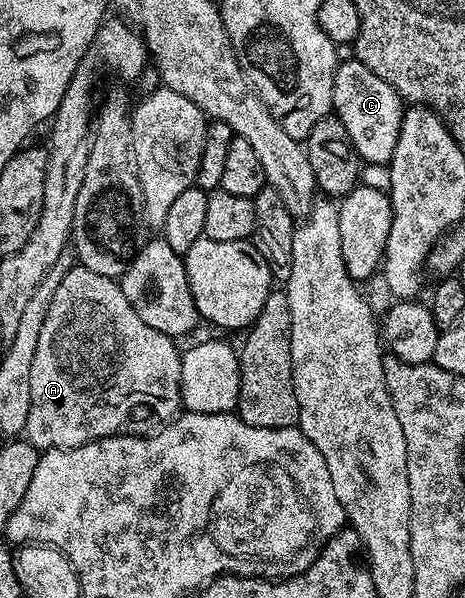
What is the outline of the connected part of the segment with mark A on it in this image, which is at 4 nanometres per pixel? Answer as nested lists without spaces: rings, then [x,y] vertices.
[[[79,265],[72,266],[62,277],[58,289],[54,293],[54,301],[50,301],[50,309],[46,313],[46,322],[42,325],[42,334],[38,337],[38,350],[34,353],[34,366],[30,368],[30,411],[26,418],[26,425],[23,434],[27,442],[36,446],[36,450],[43,453],[55,447],[77,447],[93,443],[95,439],[105,439],[107,435],[115,435],[123,432],[128,423],[128,414],[135,407],[140,407],[143,403],[148,403],[153,399],[156,402],[156,415],[160,421],[168,421],[181,414],[182,404],[180,402],[180,382],[182,381],[182,365],[180,357],[181,348],[176,348],[177,340],[171,335],[158,333],[158,329],[150,329],[138,313],[126,301],[126,293],[122,293],[119,282],[110,277],[102,277],[102,273],[93,273],[91,269],[86,269]]]

